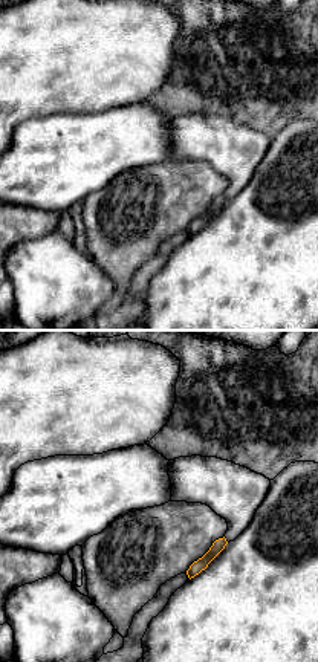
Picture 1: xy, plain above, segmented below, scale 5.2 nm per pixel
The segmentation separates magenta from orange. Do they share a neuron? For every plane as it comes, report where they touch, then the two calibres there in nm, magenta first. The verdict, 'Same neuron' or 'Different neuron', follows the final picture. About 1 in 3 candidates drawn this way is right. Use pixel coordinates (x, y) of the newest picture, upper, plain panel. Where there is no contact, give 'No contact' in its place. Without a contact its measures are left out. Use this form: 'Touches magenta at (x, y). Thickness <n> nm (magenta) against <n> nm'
No contact

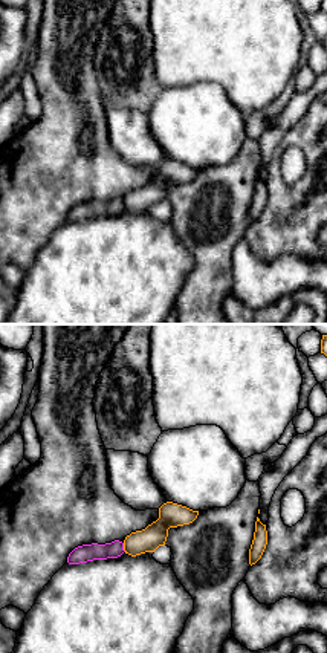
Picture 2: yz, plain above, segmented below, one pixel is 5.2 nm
Touches magenta at (123, 205). Thickness 100 nm (magenta) against 130 nm

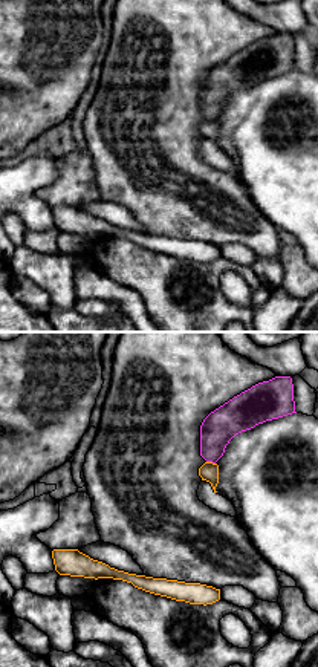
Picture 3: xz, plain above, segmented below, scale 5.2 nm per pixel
Touches magenta at (211, 118). Thickness 180 nm (magenta) against 100 nm

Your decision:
Different neuron

